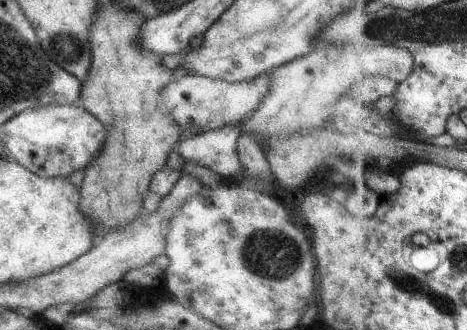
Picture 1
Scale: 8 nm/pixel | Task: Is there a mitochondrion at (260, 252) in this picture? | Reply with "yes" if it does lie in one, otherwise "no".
yes

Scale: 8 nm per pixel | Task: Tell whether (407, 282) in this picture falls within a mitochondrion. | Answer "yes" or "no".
yes

